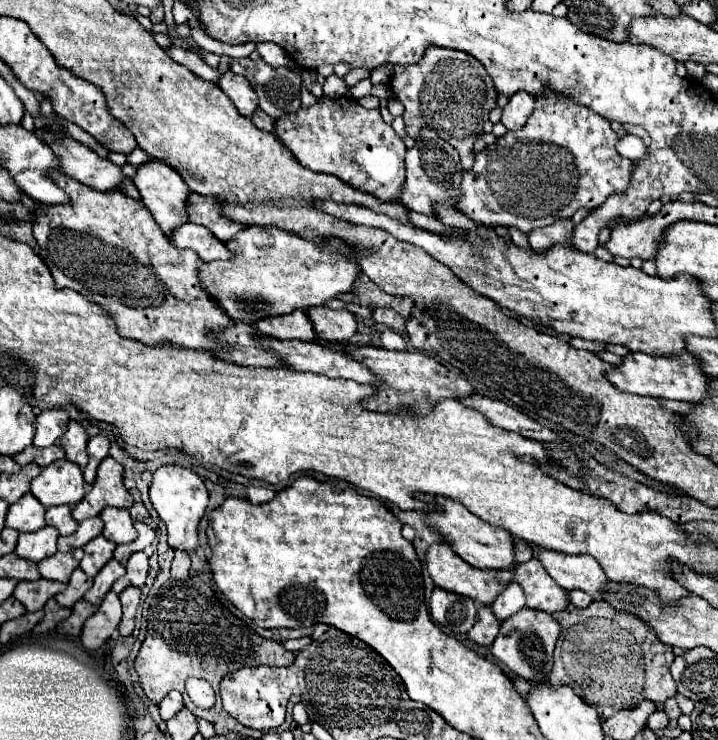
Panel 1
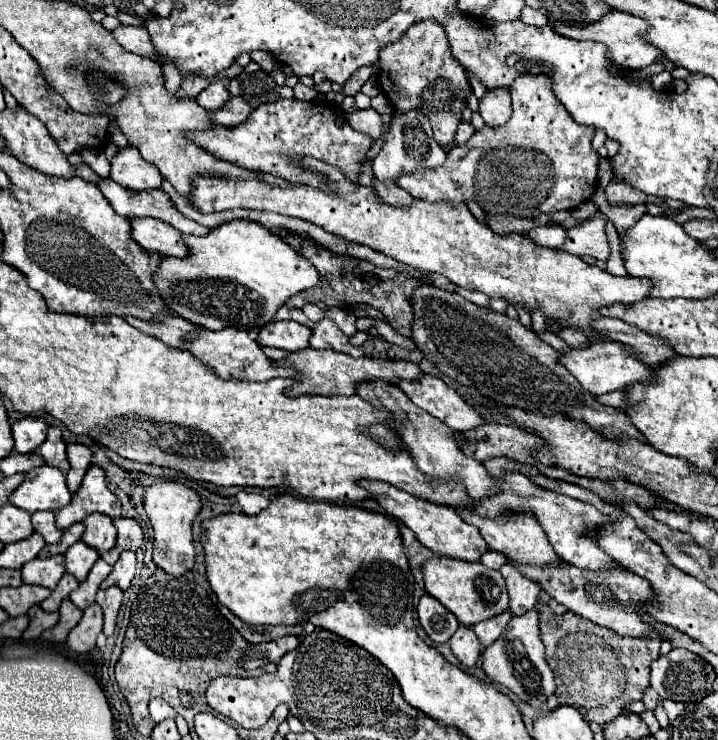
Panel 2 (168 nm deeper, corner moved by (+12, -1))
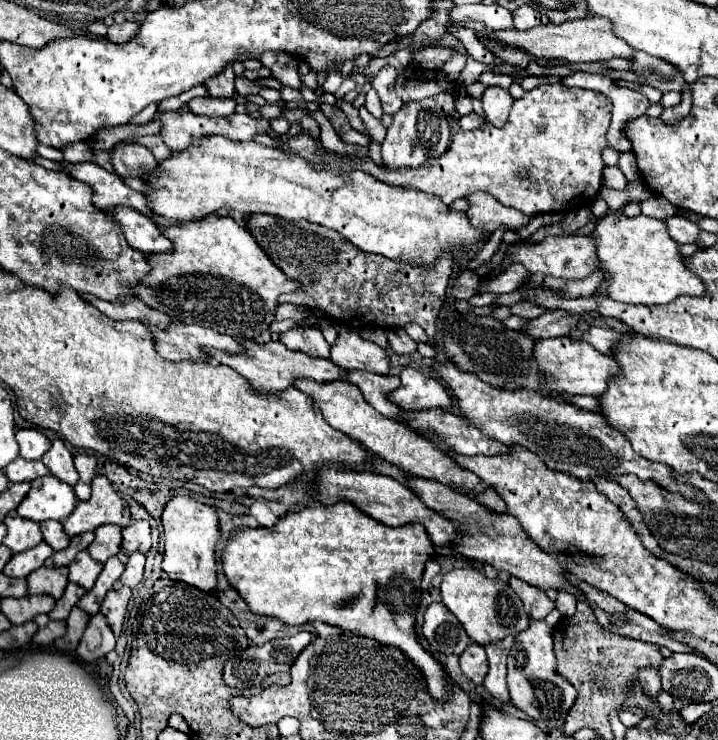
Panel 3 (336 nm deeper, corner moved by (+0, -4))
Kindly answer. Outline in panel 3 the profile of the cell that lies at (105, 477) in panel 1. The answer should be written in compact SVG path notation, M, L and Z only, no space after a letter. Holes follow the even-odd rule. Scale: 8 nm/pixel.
M106 476L92 480L92 496L86 502L78 502L74 512L64 520L64 532L76 536L92 532L102 524L116 524L126 528L130 524L128 504L116 494Z

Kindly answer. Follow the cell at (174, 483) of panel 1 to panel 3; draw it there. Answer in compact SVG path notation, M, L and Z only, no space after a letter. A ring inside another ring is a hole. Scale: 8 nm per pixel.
M174 496L162 512L164 560L162 570L172 578L200 590L216 588L216 542L220 538L216 510L192 496Z

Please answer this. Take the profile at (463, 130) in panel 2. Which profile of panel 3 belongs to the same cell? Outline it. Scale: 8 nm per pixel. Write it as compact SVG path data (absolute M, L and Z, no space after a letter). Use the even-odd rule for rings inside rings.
M474 112L468 114L468 116L462 116L462 118L460 118L460 126L462 126L462 130L476 130L476 128L480 128L482 124L484 124L484 120L482 120L480 116L476 116Z

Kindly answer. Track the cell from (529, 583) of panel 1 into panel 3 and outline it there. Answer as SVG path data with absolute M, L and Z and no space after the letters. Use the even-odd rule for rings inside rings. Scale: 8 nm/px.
M510 578L510 586L524 602L524 610L532 620L544 620L554 608L554 602L544 594L544 590L530 586L528 582L520 582L520 578Z

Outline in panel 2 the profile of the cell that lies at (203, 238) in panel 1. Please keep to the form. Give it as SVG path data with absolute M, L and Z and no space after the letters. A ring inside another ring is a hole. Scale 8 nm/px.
M128 217L128 221L130 221L130 237L136 243L140 243L140 247L144 247L146 251L154 251L164 257L166 255L184 257L188 253L188 247L184 247L180 231L176 231L174 227L168 227L158 219Z

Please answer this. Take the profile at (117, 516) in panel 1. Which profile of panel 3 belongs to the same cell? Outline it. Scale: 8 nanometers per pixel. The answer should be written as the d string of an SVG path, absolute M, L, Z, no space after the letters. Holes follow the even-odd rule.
M104 524L104 526L98 526L94 530L94 534L96 534L96 538L88 546L88 552L94 560L104 564L110 556L116 556L120 552L122 528L116 526L116 524Z

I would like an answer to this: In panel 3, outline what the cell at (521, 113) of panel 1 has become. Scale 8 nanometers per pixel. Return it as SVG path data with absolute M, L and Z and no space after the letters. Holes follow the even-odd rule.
M488 86L482 96L484 114L490 120L492 126L504 126L508 122L508 114L512 110L512 98L510 92L498 86Z

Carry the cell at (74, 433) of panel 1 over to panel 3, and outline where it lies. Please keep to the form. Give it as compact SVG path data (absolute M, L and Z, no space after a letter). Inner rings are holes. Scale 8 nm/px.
M60 438L52 442L52 448L44 454L42 462L62 482L66 482L70 486L74 486L78 482L78 472L74 468L74 456L72 456L72 452L66 448L66 444Z

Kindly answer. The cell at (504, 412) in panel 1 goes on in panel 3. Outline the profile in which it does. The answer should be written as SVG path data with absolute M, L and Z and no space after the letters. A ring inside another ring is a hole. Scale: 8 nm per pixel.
M410 366L402 368L400 380L402 384L390 394L390 400L402 406L404 410L448 410L452 406L452 396L440 380Z

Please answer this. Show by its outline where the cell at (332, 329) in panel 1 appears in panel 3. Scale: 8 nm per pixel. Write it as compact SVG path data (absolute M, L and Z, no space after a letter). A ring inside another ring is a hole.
M340 328L336 342L330 348L330 360L348 370L368 370L376 374L388 374L390 362L386 350L360 338L352 328Z

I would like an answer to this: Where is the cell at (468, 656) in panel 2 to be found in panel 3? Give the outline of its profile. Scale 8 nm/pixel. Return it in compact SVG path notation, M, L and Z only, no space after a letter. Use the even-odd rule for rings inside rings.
M476 642L468 644L464 654L460 654L460 668L474 684L482 684L482 680L488 672L488 660L486 660L484 646L480 646Z

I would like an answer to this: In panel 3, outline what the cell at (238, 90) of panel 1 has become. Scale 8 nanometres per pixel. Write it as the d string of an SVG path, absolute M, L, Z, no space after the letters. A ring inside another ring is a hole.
M226 66L222 74L218 74L216 78L206 82L208 96L212 96L212 98L232 98L236 94L234 80L236 80L236 74L234 74L232 66Z

